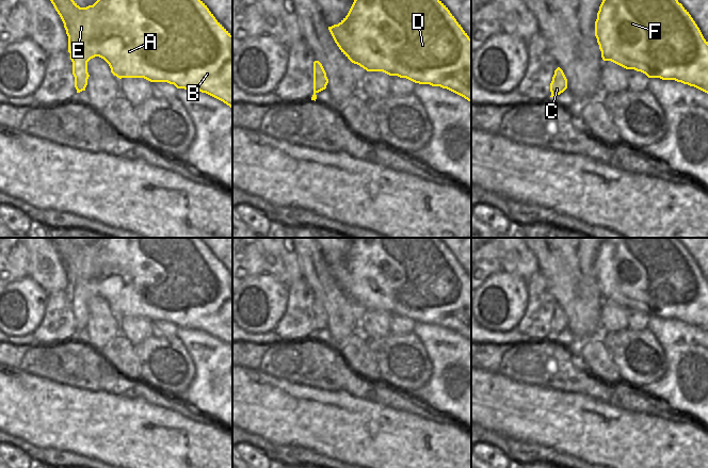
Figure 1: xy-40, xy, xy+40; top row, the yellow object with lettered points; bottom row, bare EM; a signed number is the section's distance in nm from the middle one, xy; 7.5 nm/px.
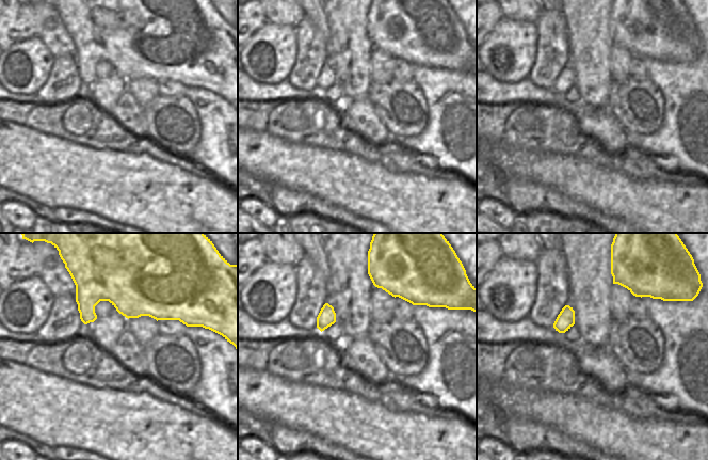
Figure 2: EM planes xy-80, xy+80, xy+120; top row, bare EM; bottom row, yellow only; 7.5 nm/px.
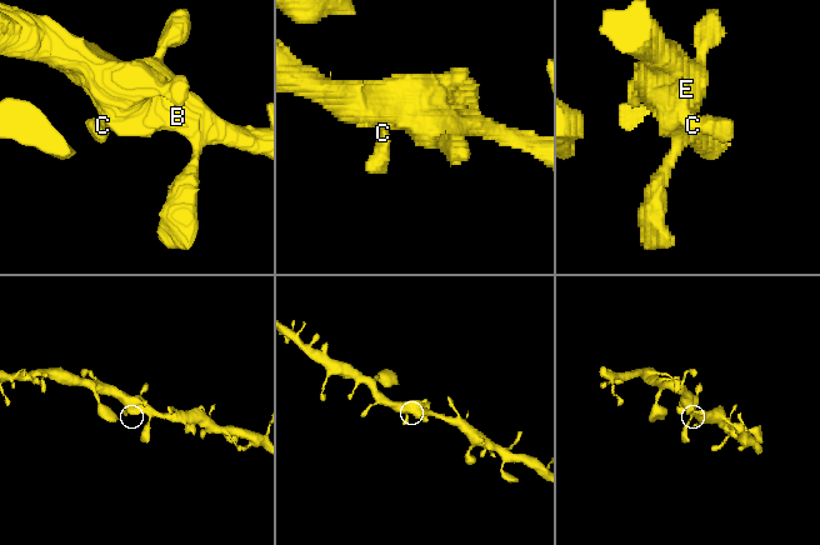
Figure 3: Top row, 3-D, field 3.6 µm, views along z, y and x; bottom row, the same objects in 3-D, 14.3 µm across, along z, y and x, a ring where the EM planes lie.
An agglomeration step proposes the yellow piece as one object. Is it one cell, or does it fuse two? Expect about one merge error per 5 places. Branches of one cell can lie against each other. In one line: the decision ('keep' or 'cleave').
keep

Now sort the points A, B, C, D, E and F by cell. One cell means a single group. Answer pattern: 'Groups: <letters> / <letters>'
Groups: A B C D E F

